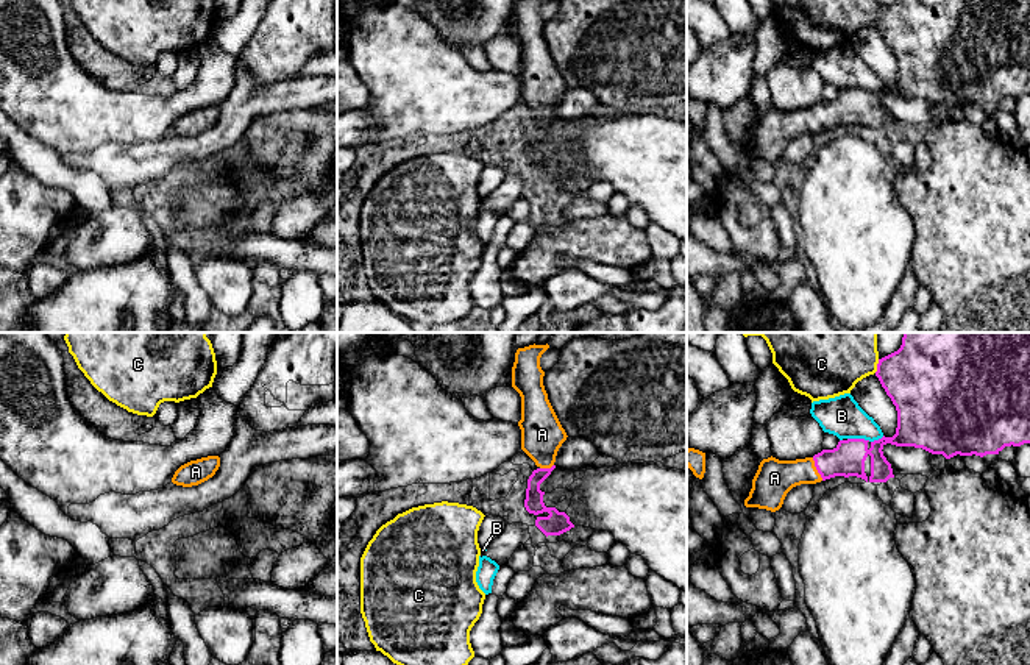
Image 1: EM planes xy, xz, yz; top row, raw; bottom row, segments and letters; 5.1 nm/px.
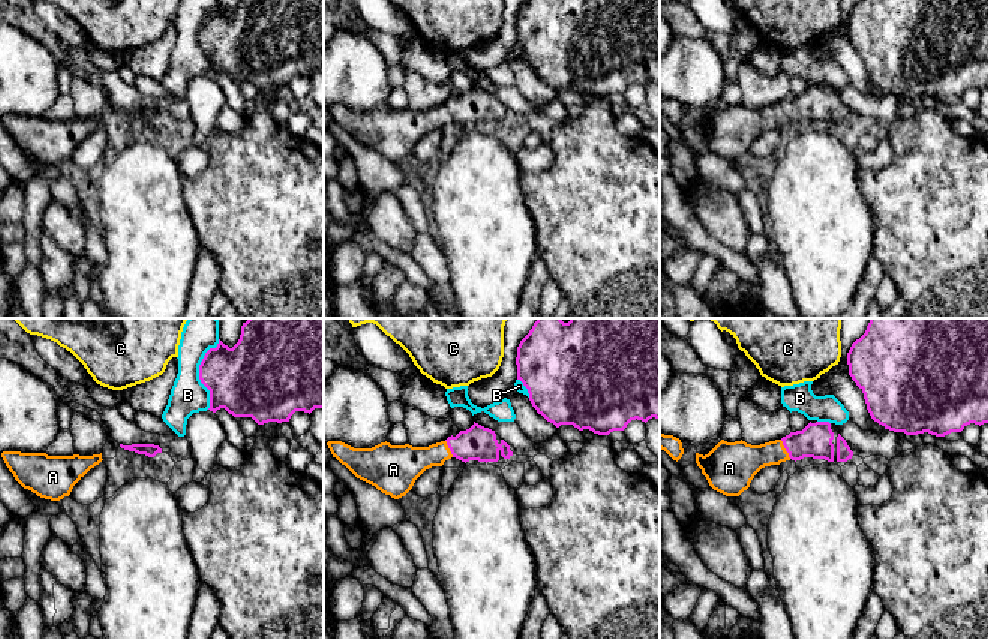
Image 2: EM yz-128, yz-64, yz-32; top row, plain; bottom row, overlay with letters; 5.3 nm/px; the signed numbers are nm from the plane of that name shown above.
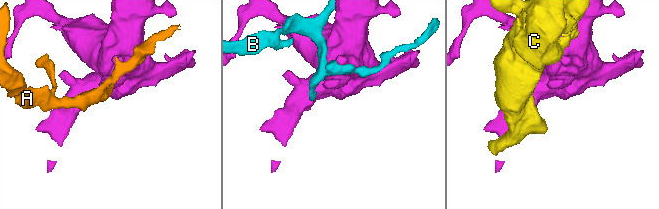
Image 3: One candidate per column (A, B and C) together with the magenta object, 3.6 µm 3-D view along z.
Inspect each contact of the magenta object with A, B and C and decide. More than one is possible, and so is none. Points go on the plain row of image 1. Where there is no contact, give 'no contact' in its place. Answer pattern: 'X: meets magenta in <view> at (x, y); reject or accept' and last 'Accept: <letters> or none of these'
A: meets magenta in yz at (816, 119); accept
B: meets magenta in yz at (865, 91); reject
C: meets magenta in yz at (877, 16); reject
Accept: A

